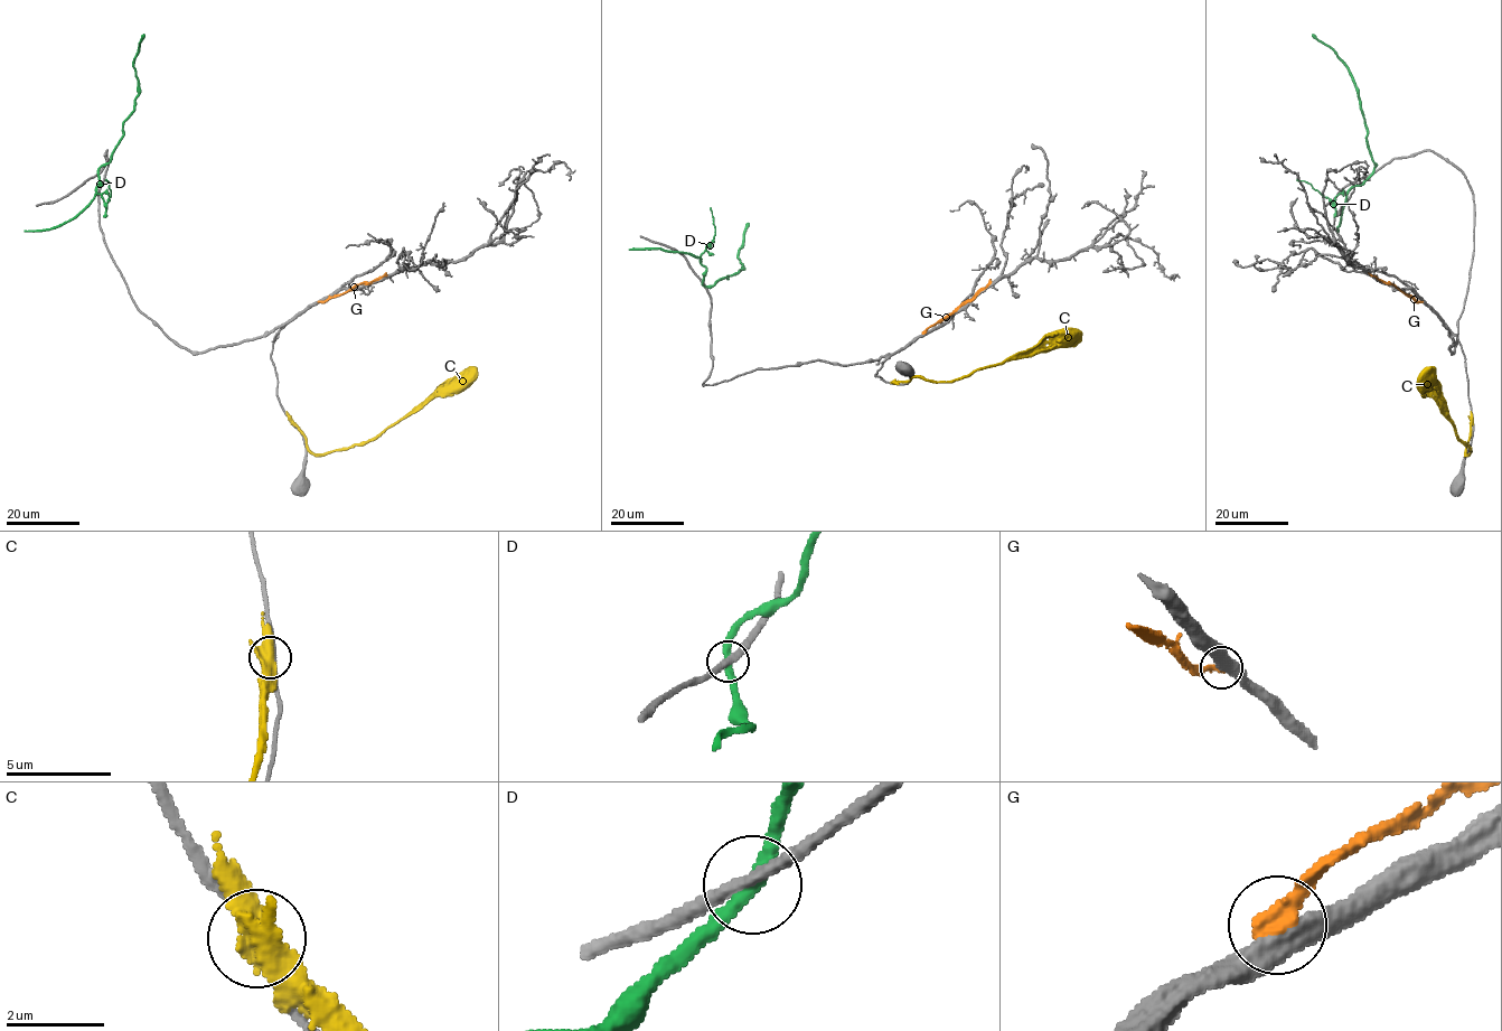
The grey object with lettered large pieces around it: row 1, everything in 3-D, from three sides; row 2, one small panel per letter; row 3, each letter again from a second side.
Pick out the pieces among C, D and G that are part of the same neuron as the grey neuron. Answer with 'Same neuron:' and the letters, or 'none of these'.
Same neuron: none of these

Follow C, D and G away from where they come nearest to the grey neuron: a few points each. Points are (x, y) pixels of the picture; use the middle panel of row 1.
C: (894, 383), (908, 382), (912, 377), (951, 382), (977, 369), (1025, 357), (1045, 343), (1069, 343), (1081, 334)
D: (702, 283), (712, 286), (742, 269), (738, 251), (748, 223)
G: (925, 333), (972, 299), (989, 279)

